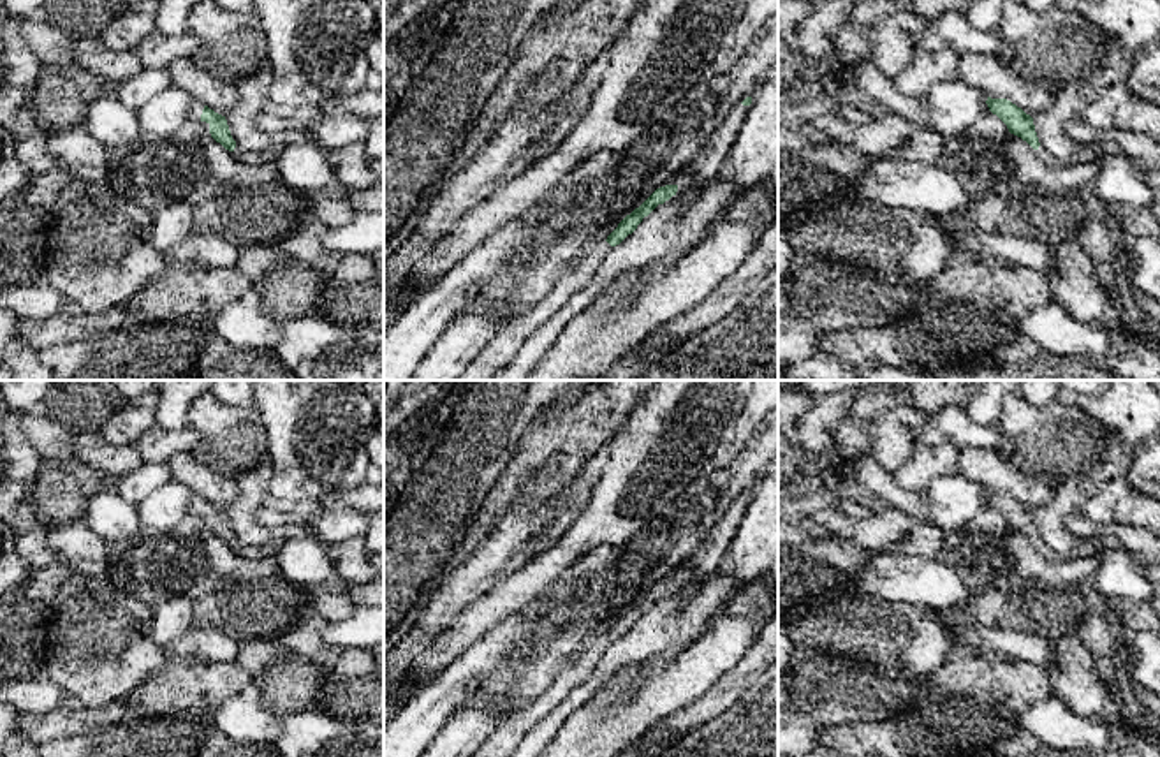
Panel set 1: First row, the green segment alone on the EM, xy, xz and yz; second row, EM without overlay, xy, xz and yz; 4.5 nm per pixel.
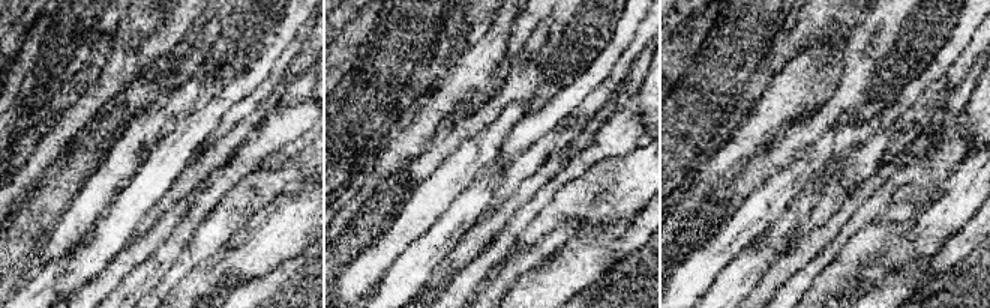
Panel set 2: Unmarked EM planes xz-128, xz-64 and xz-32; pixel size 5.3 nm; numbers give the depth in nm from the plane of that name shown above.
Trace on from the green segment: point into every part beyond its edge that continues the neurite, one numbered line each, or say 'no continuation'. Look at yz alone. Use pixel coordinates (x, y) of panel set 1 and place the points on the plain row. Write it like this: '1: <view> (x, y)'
no continuation

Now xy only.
1: xy (196, 504)

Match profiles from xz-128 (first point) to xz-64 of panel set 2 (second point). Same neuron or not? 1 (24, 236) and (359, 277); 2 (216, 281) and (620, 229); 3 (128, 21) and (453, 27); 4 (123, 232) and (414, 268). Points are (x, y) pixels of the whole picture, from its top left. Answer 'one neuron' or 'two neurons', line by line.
1: two neurons
2: one neuron
3: one neuron
4: one neuron

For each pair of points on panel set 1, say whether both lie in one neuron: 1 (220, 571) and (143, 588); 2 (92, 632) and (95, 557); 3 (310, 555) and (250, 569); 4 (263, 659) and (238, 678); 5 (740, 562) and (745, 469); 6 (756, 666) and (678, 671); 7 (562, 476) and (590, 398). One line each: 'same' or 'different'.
1: same
2: different
3: different
4: different
5: different
6: different
7: same

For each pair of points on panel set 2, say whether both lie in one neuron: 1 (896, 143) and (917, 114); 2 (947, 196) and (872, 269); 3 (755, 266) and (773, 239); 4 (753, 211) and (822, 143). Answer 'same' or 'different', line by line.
1: same
2: same
3: same
4: same

